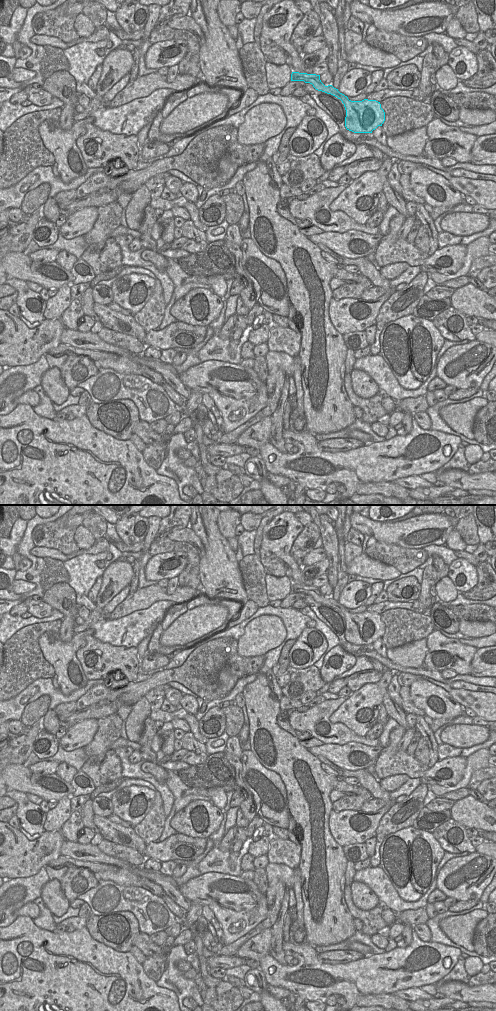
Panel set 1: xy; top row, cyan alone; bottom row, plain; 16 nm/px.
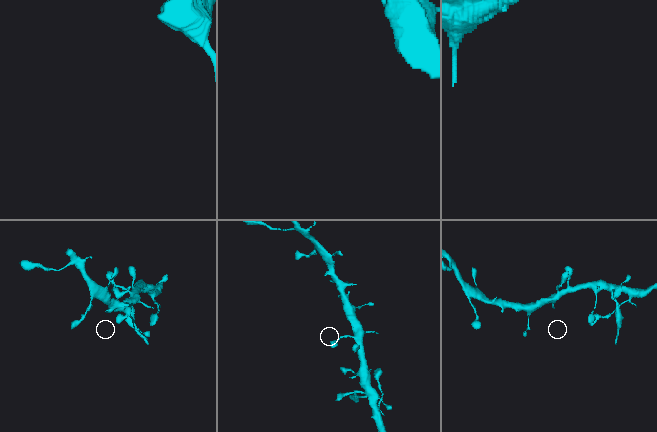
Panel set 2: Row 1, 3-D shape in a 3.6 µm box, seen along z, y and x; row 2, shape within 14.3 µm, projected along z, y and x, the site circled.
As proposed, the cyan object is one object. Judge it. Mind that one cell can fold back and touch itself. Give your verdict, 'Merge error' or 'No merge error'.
No merge error.

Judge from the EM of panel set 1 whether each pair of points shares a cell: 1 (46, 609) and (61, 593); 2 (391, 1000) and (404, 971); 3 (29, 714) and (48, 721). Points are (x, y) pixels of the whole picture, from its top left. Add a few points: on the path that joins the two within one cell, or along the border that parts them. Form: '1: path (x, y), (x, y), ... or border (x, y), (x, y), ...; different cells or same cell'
1: border (42, 600), (53, 608); different cells
2: border (392, 993), (369, 995); different cells
3: border (48, 709), (42, 718); different cells

